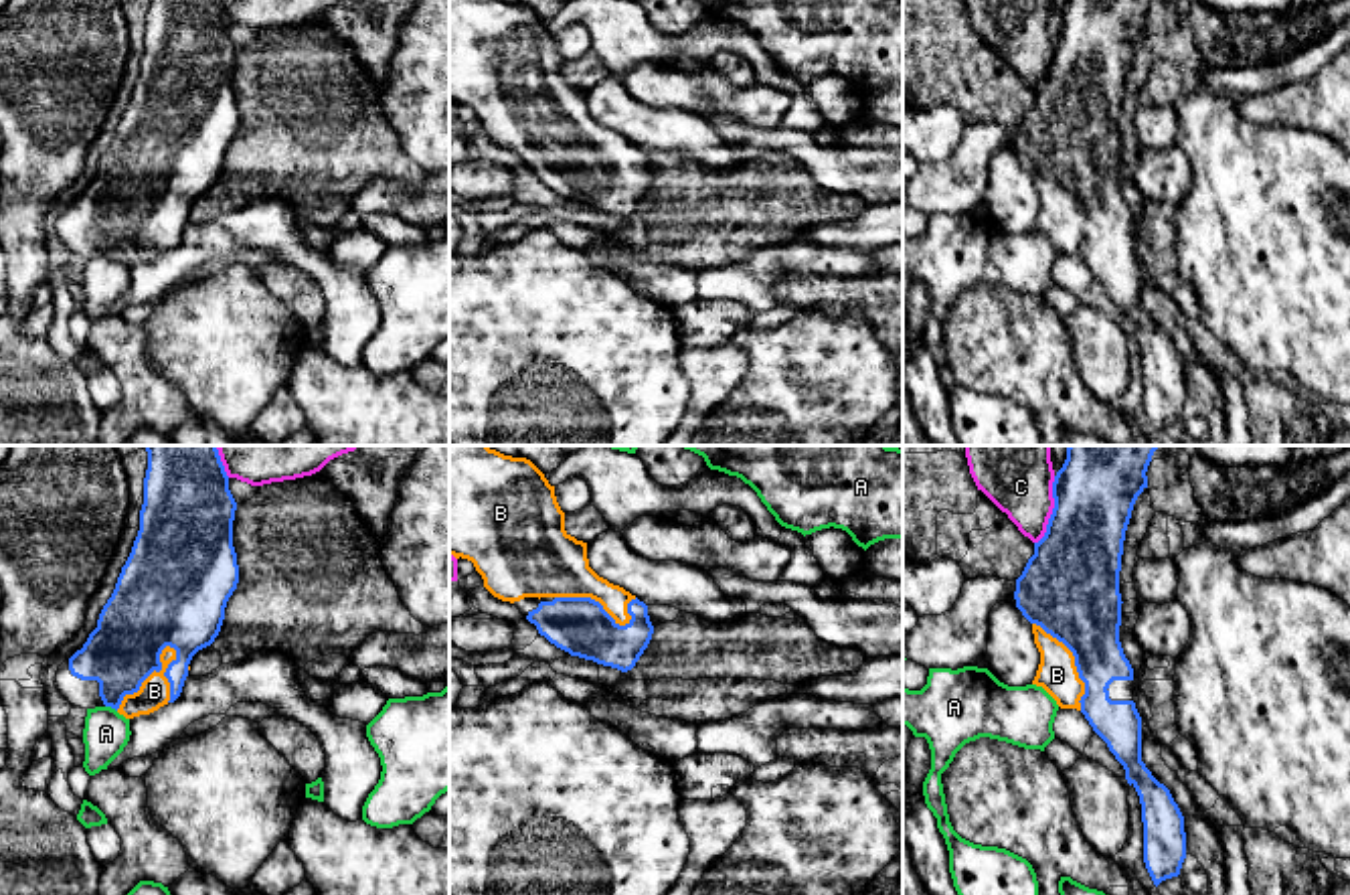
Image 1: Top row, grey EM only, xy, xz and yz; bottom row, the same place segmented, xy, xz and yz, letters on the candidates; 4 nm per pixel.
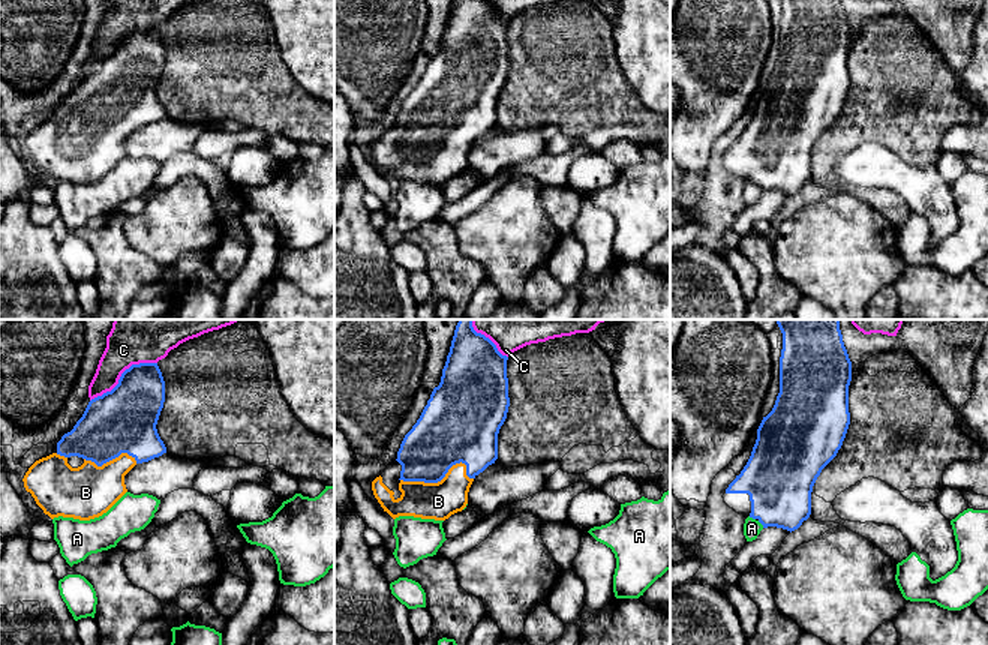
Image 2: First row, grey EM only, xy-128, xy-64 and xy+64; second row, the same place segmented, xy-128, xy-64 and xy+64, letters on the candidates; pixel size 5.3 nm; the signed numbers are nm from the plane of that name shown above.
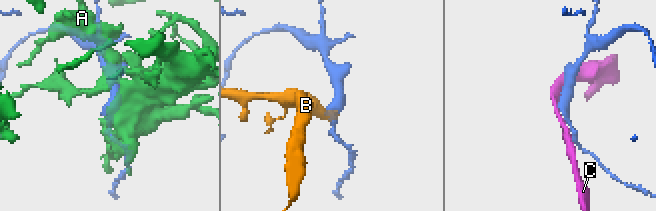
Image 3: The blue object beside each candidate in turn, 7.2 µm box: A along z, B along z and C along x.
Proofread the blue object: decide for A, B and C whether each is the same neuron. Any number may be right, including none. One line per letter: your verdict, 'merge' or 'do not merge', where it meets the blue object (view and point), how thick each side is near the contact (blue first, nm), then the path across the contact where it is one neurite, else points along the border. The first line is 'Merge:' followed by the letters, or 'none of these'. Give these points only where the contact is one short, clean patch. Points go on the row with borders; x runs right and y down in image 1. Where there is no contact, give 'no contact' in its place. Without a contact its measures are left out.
Merge: B
A: do not merge | xy (112, 707) | 280/180 nm
B: merge | xy (148, 675) | 320/120 nm
C: do not merge | yz (1053, 511) | 360/320 nm

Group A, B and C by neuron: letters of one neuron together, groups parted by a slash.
A / B / C

